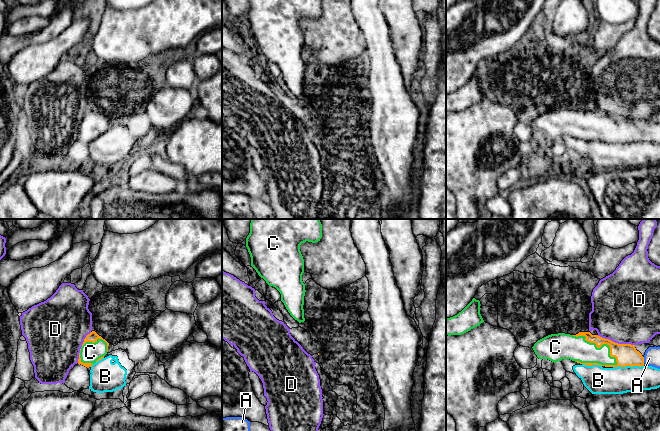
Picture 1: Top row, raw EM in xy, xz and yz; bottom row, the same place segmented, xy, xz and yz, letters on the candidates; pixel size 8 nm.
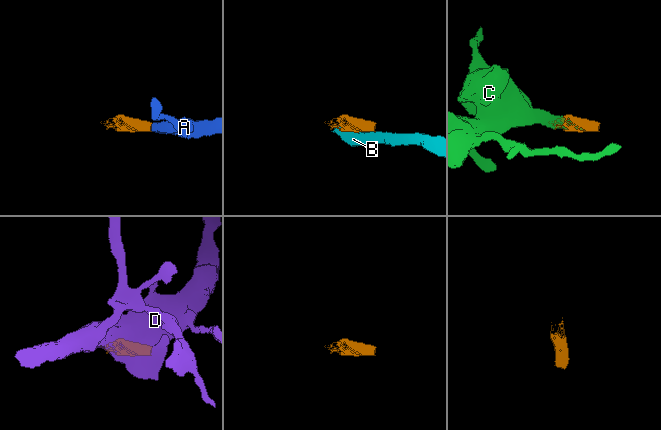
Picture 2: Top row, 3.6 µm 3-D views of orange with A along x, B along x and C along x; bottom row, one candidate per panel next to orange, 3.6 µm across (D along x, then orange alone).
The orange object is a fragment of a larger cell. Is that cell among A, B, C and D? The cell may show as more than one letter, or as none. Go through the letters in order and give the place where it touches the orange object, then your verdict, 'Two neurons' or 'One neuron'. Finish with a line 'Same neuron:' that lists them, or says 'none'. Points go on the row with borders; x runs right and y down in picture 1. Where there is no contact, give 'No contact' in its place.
A: Touches orange at yz (643, 360). One neuron
B: Touches orange at yz (628, 365). Two neurons
C: Touches orange at yz (599, 347). One neuron
D: Touches orange at yz (616, 343). Two neurons
Same neuron: A, C

